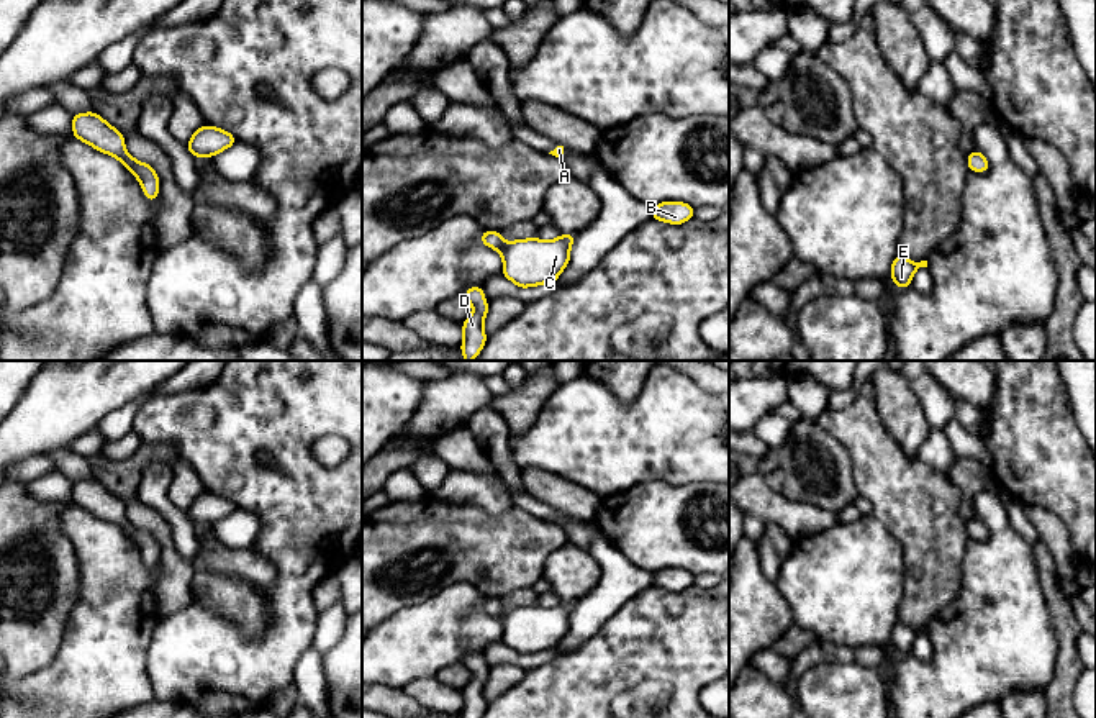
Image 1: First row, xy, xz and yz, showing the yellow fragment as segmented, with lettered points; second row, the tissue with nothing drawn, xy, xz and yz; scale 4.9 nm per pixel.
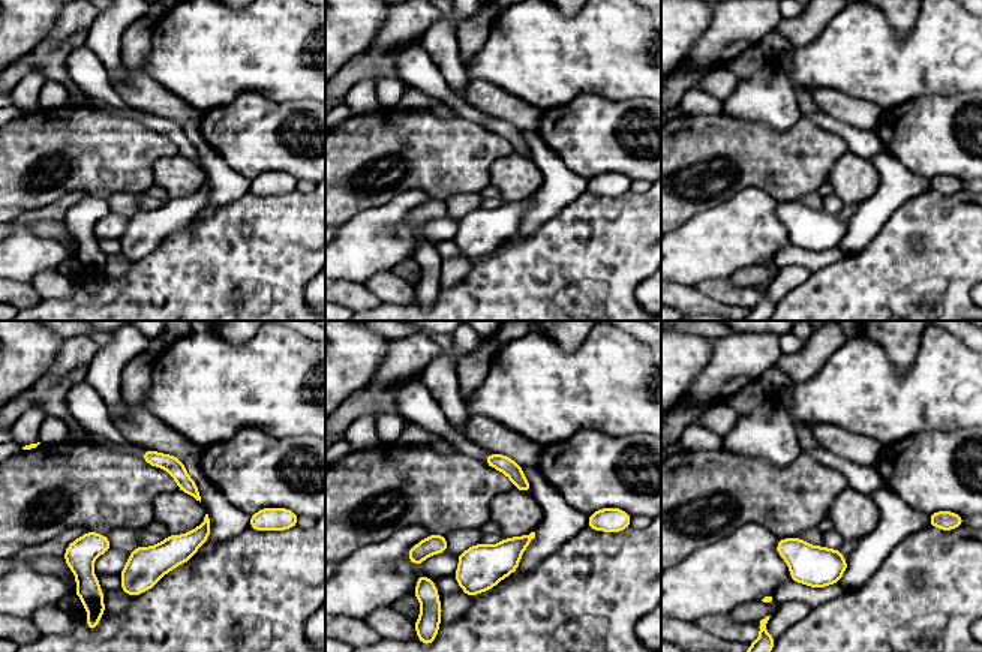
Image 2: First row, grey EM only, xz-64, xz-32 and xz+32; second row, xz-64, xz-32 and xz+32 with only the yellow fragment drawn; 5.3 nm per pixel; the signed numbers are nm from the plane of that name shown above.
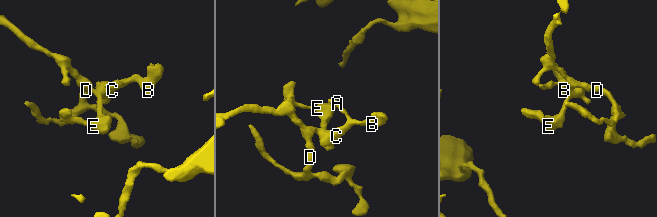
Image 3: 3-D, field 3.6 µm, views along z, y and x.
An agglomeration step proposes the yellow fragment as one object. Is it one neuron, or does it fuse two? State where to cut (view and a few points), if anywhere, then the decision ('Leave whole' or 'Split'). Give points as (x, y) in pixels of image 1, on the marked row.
No split. Leave whole

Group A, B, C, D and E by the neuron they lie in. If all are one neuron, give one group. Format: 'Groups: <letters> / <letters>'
Groups: A B C D E

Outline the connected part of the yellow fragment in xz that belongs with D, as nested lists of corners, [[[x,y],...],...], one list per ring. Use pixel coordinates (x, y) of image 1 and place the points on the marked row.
[[[469,287],[464,298],[473,307],[473,313],[464,321],[464,341],[460,351],[465,361],[473,361],[487,343],[483,321],[488,313],[483,287]]]

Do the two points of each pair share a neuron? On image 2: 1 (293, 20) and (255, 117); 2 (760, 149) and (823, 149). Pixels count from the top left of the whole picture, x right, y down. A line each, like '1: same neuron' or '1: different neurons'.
1: different neurons
2: same neuron

